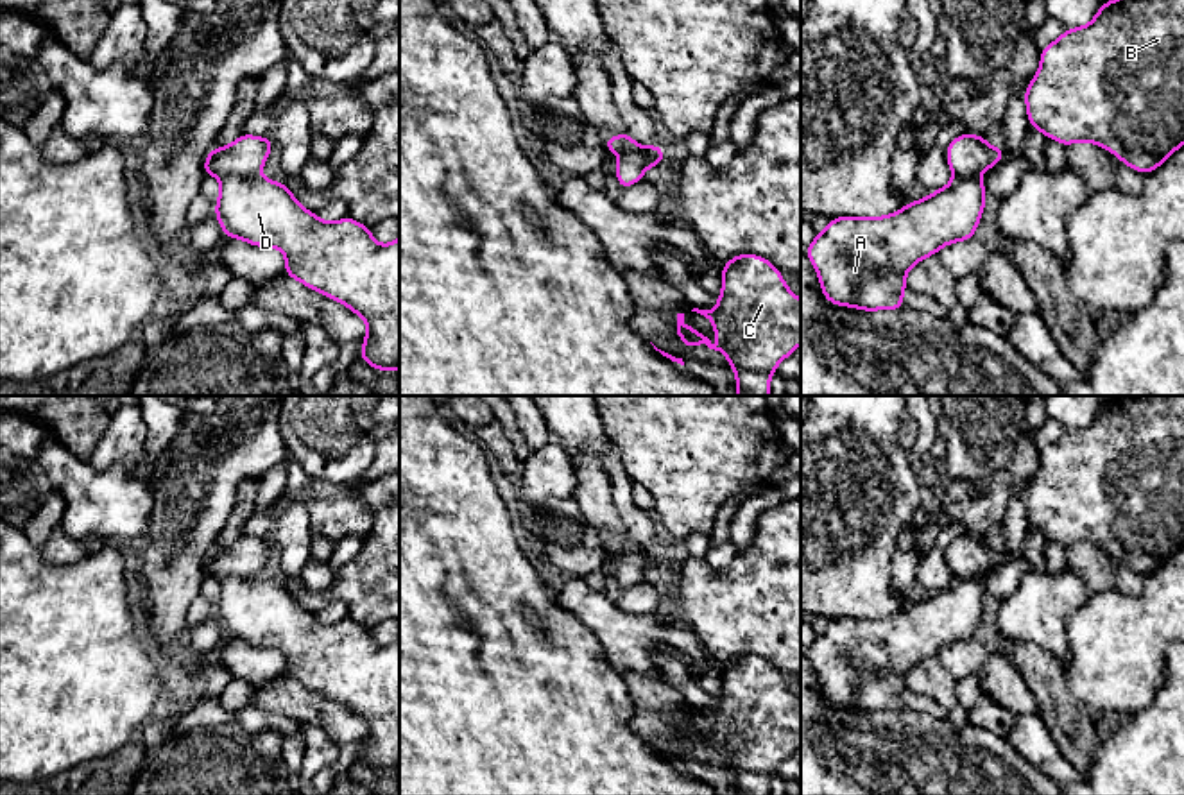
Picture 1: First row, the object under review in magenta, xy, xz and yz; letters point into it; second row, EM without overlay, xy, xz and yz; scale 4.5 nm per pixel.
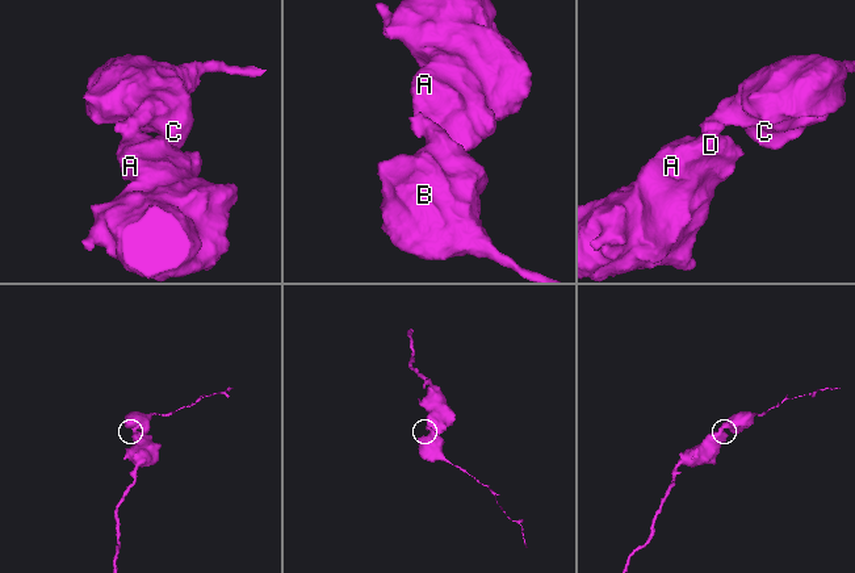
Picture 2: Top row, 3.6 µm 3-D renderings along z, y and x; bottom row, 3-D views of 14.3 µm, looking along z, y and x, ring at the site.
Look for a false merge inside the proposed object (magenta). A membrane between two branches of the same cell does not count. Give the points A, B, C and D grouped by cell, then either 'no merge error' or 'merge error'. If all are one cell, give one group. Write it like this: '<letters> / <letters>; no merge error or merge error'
A D / B C; merge error

